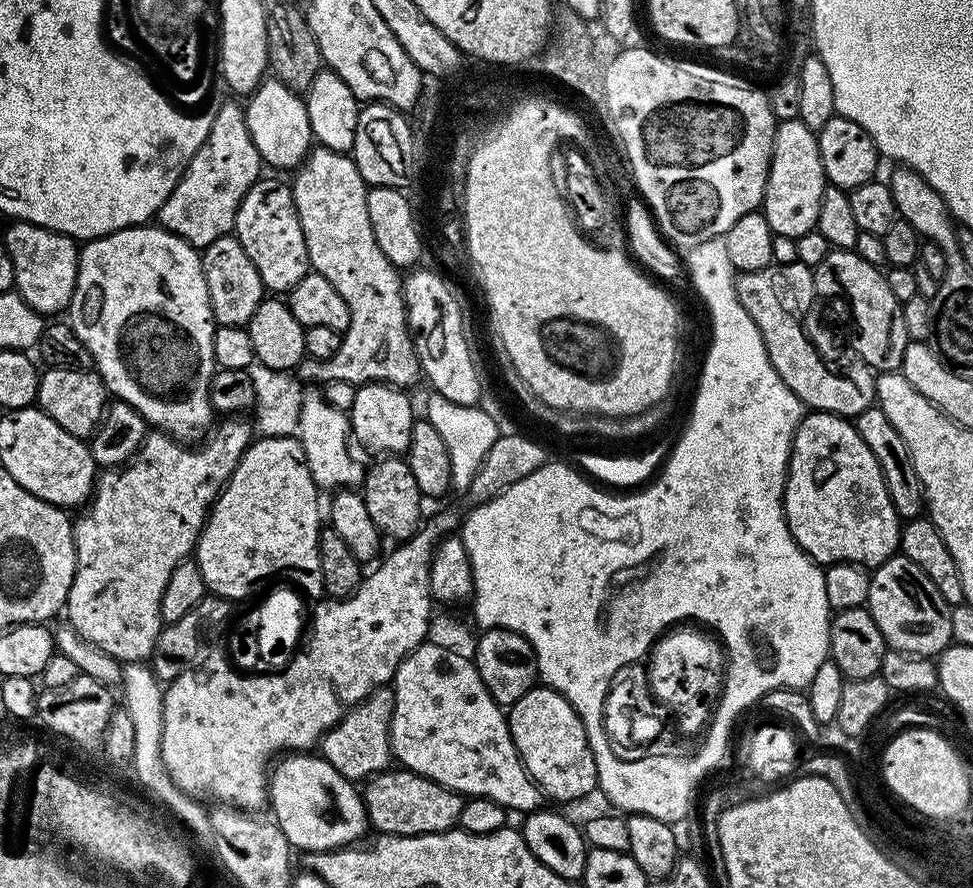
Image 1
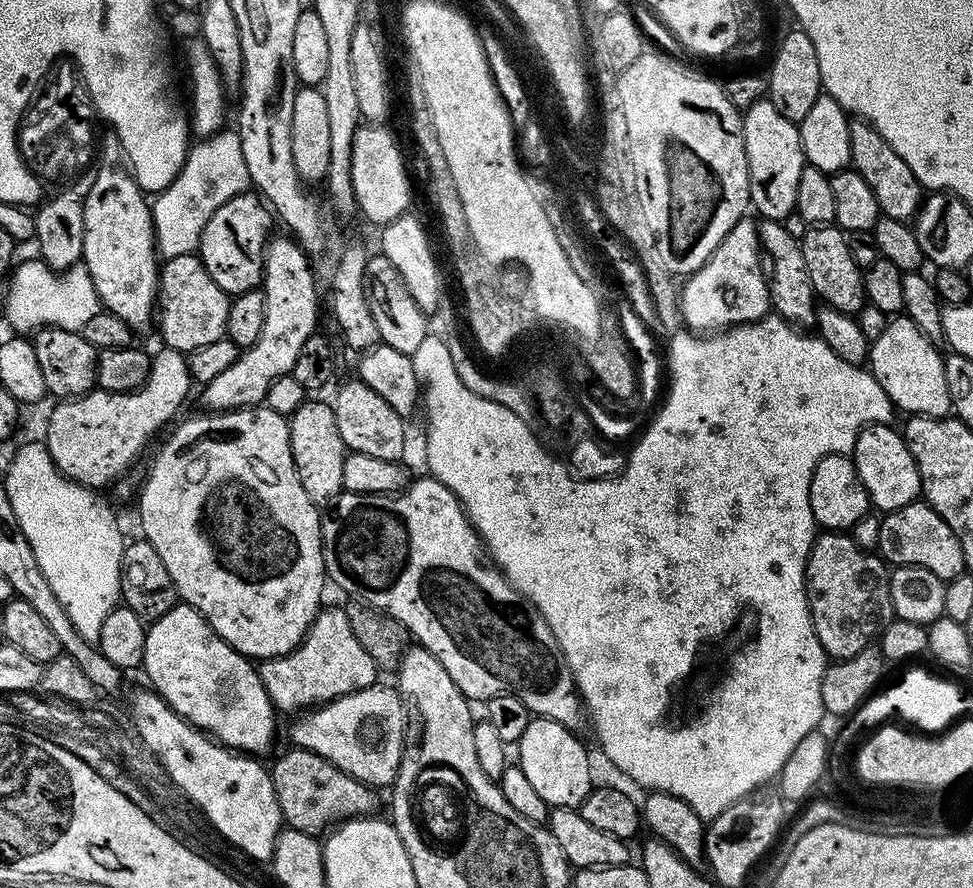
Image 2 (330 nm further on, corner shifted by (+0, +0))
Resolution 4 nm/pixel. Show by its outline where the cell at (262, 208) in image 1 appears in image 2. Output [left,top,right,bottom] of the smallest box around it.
[198,190,274,297]

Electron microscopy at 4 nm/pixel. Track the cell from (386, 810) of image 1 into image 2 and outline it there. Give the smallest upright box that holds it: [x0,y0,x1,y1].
[270,746,380,837]

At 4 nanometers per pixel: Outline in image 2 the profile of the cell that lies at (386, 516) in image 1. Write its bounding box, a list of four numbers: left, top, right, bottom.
[330,378,408,462]

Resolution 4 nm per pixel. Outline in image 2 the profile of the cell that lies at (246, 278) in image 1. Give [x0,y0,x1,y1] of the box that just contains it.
[158,252,231,354]

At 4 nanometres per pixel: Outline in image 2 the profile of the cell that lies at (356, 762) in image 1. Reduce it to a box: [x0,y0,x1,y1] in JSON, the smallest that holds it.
[258,607,378,714]

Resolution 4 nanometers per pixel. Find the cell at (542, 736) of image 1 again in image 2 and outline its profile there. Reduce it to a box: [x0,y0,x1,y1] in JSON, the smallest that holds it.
[518,716,592,809]

